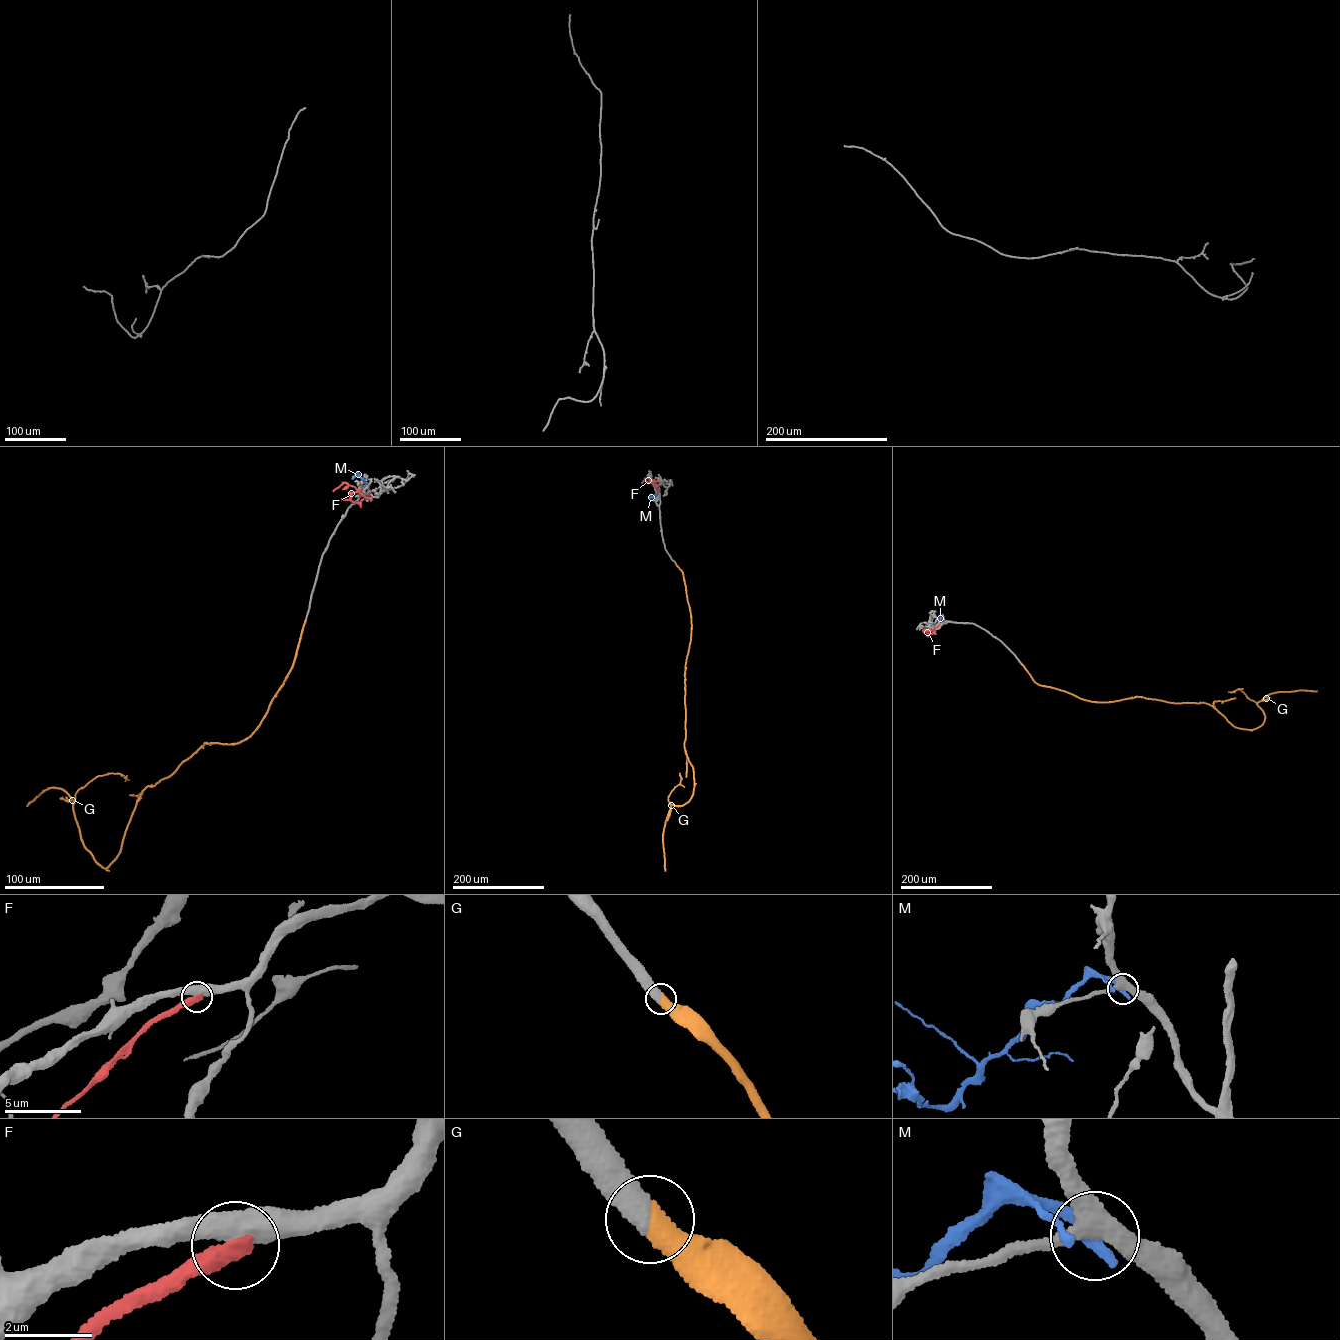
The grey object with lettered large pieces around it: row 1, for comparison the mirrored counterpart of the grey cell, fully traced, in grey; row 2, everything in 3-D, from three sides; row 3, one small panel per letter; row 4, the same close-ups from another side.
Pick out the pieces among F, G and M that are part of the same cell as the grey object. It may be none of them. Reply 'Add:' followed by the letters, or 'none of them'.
Add: G

